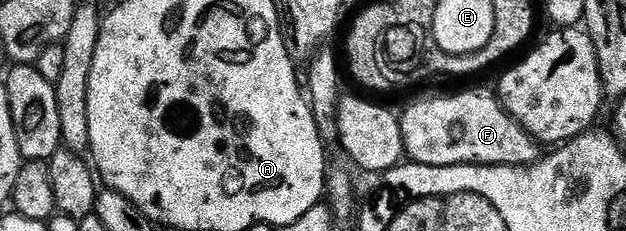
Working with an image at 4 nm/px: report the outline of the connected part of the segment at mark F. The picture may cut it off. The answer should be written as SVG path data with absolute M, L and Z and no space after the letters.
M463 91L460 95L443 95L440 99L419 99L411 103L398 120L401 144L408 160L429 166L455 166L477 163L484 167L525 167L540 158L540 144L520 127L504 106L479 91Z

